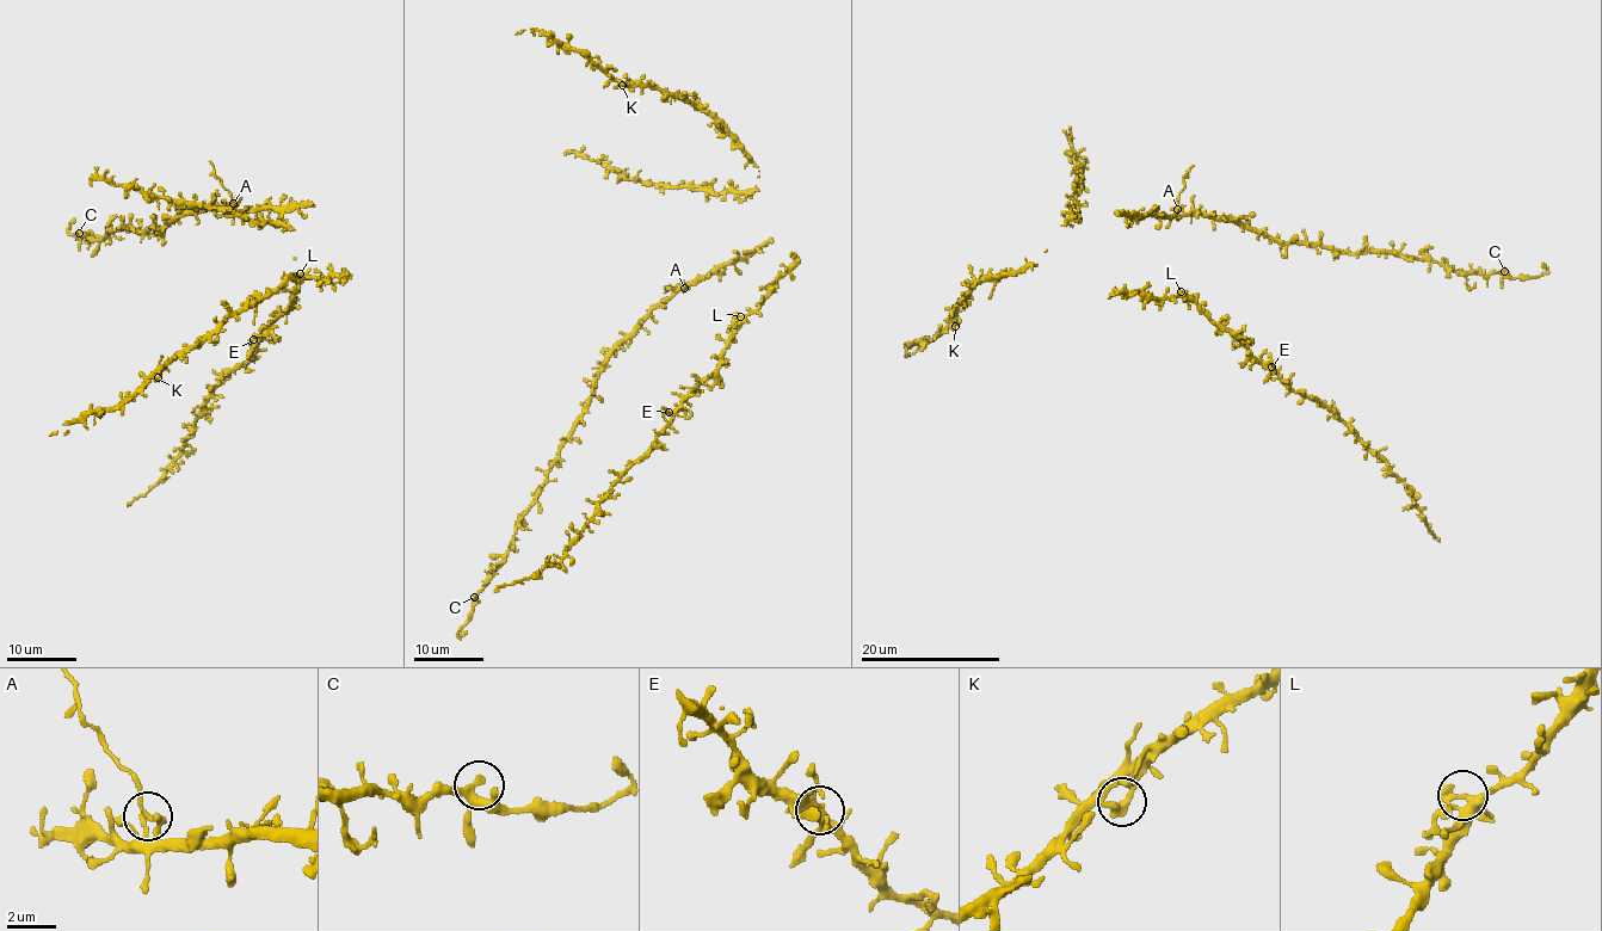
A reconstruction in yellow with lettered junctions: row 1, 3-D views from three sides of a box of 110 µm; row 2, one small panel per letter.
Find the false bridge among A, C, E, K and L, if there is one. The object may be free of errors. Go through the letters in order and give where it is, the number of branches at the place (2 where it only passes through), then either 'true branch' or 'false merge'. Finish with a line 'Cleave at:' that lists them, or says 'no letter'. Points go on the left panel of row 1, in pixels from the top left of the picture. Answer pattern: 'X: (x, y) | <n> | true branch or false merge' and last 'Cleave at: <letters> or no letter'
A: (233, 203) | 3 | false merge
C: (79, 233) | 3 | true branch
E: (253, 339) | 3 | true branch
K: (158, 377) | 2 | true branch
L: (300, 273) | 3 | true branch
Cleave at: A

